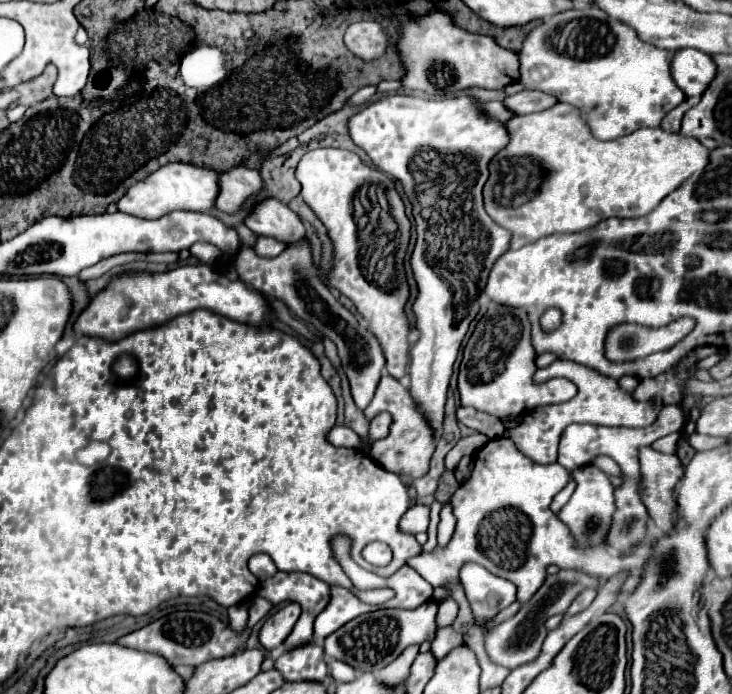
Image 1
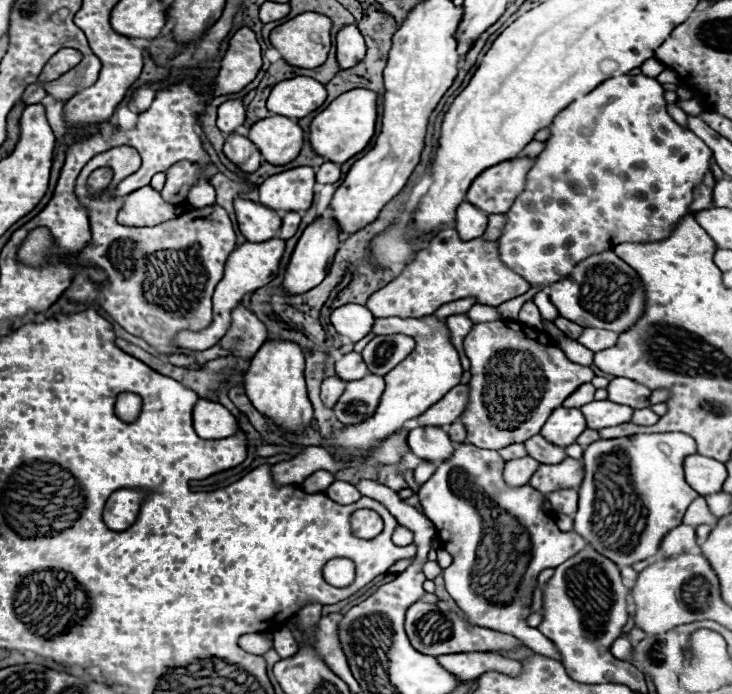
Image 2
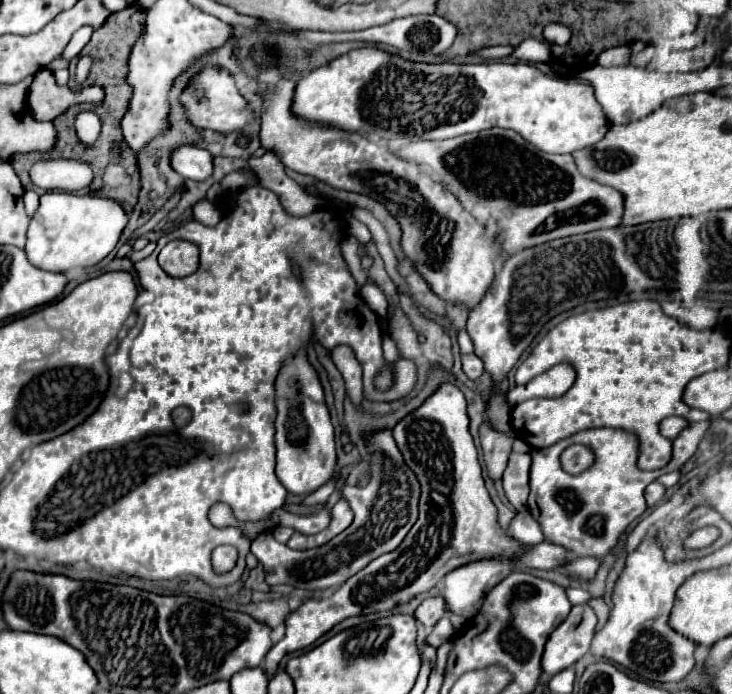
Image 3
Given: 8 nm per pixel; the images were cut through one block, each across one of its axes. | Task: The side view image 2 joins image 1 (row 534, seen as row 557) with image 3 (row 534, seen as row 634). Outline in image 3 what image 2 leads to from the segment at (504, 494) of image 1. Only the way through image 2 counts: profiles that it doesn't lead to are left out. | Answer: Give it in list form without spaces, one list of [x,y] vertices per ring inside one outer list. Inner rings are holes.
[[[516,514],[516,518],[510,522],[508,526],[508,532],[520,540],[522,544],[538,544],[544,540],[544,534],[542,534],[542,528],[540,524],[530,516],[530,514]]]

